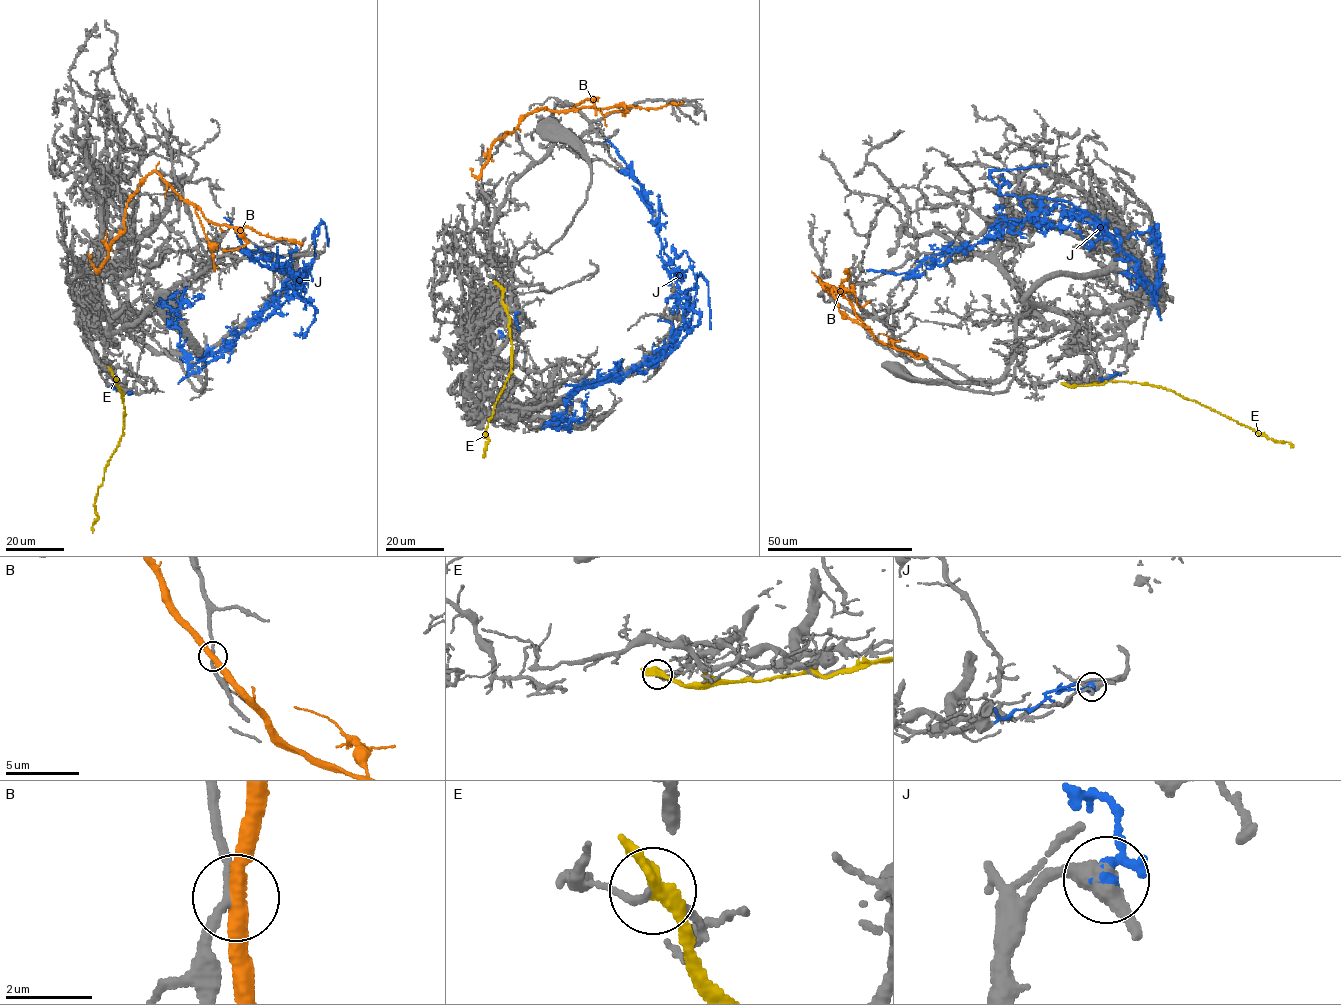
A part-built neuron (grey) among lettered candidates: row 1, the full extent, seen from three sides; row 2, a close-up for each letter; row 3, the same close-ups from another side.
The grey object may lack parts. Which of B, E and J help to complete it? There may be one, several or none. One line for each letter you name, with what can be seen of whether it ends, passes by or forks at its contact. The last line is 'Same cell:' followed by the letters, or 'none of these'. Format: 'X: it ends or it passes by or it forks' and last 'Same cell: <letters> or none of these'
B: it passes by
Same cell: B

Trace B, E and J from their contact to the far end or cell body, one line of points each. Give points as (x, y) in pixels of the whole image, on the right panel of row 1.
B: (863, 323), (847, 299), (819, 281), (841, 293), (842, 280), (849, 275), (846, 269)
E: (1064, 384), (1071, 386), (1125, 381), (1161, 386), (1253, 428), (1260, 435), (1288, 442), (1293, 447)
J: (1120, 374), (1160, 320), (1156, 300), (1069, 202), (1026, 196), (1028, 216), (992, 238), (869, 270)

